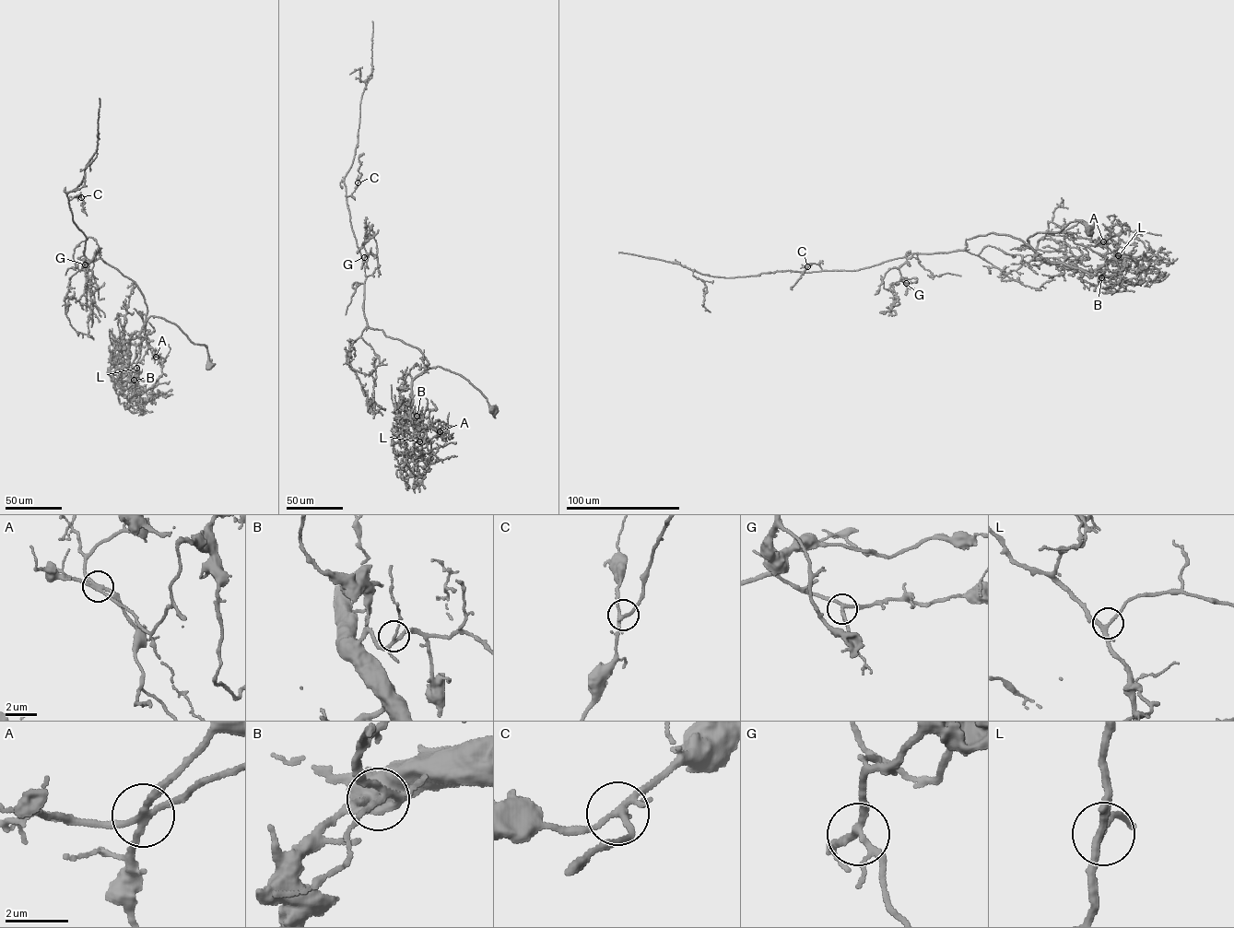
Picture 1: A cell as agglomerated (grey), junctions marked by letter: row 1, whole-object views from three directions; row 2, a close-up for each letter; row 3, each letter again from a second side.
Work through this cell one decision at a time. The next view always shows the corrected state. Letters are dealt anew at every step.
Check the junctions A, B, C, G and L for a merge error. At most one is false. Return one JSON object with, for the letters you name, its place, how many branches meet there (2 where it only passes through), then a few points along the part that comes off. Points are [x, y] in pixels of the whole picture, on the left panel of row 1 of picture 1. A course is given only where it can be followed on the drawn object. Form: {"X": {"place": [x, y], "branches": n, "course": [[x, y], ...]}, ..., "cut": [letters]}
{"cut": []}

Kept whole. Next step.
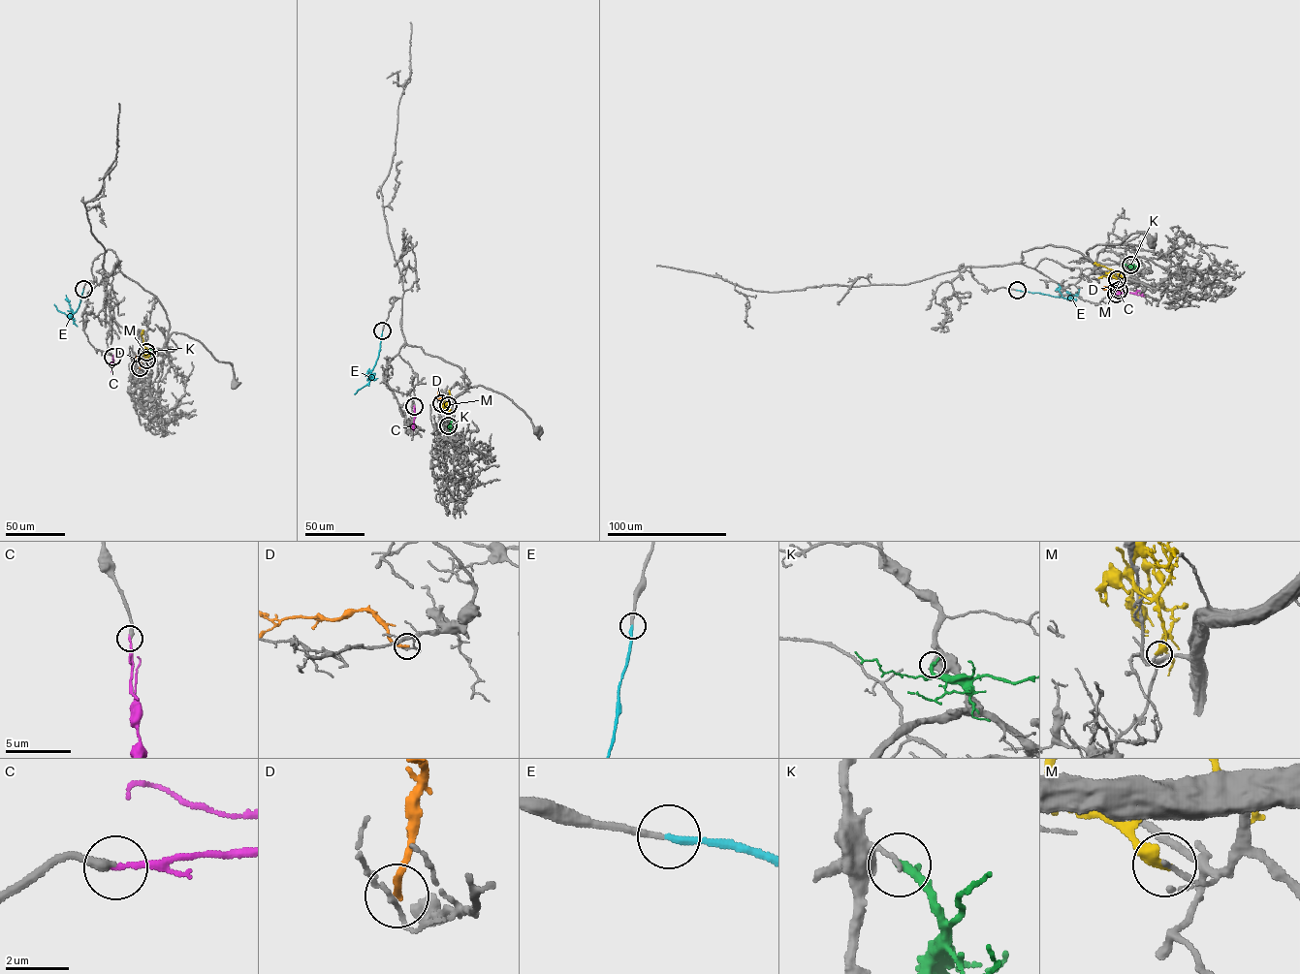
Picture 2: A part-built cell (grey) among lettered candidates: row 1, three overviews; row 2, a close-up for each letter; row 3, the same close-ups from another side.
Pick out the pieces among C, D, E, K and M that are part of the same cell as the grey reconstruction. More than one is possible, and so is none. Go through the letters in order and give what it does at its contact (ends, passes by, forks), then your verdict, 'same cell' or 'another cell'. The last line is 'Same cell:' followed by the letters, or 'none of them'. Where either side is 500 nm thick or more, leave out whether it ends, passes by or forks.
C: it ends | same cell
D: it ends | another cell
E: it ends | same cell
K: it ends | another cell
M: it ends | another cell
Same cell: C, E

